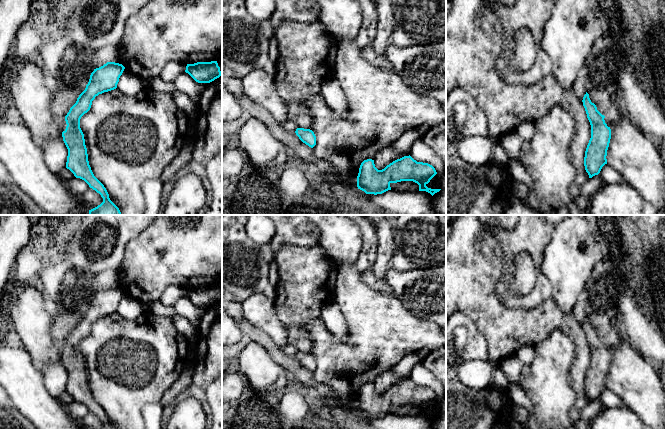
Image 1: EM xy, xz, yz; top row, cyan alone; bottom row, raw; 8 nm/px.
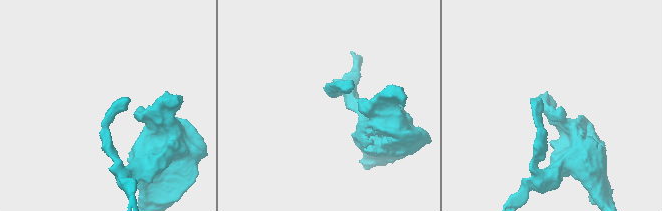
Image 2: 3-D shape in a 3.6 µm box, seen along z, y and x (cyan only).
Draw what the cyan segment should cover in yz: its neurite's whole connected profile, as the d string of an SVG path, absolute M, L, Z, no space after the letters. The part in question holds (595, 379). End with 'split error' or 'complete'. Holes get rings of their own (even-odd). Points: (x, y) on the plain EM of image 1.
M587 316L582 326L591 349L591 362L585 375L584 390L589 402L592 402L598 399L602 391L607 388L606 380L611 363L611 353L605 347L605 340L591 326Z | complete

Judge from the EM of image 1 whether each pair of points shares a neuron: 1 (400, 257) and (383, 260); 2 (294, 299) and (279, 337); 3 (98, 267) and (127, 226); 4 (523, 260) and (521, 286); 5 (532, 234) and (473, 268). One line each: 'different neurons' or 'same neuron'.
1: different neurons
2: different neurons
3: same neuron
4: same neuron
5: different neurons

